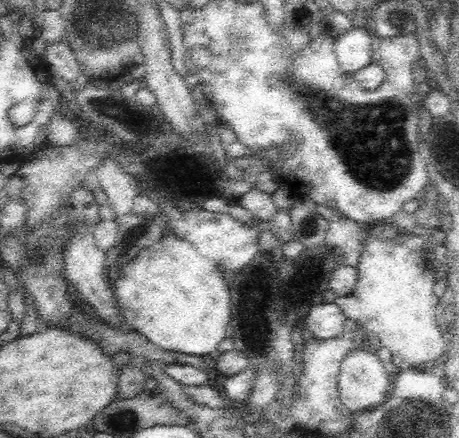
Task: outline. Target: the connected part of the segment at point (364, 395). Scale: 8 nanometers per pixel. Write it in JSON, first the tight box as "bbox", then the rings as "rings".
{"bbox":[338,349,394,415],"rings":[[[362,349],[351,350],[342,359],[338,384],[339,397],[351,413],[357,415],[386,402],[390,397],[394,376],[388,372],[388,368],[389,366],[384,364],[376,353]]]}

